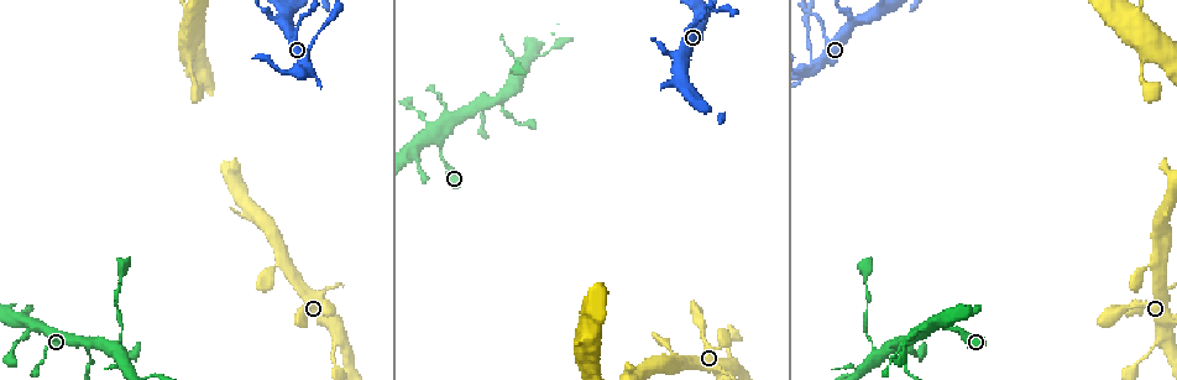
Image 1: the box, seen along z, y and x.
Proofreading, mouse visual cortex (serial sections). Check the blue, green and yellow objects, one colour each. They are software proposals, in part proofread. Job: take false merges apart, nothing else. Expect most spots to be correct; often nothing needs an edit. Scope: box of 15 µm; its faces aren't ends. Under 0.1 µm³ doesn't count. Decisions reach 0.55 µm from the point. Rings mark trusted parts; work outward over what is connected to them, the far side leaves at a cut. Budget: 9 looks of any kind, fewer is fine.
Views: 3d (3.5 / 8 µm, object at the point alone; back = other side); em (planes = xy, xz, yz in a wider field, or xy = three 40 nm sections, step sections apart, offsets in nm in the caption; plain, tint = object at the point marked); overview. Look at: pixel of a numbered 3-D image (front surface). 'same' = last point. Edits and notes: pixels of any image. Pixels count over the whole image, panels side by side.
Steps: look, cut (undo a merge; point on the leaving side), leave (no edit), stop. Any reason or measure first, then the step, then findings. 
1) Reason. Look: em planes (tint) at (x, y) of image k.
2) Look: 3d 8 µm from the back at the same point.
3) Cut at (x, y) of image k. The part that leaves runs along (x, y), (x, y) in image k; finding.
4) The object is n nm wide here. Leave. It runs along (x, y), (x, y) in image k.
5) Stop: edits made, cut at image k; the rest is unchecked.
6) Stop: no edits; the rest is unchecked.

Look: 3d 8 µm at (934, 326) of image 1.

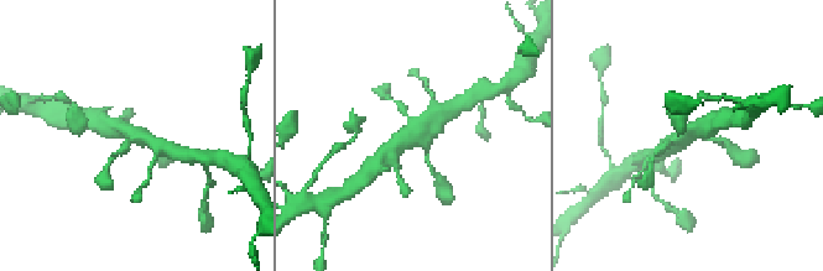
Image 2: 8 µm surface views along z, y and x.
Look: 3d 3.5 µm at (420, 136) of image 2.

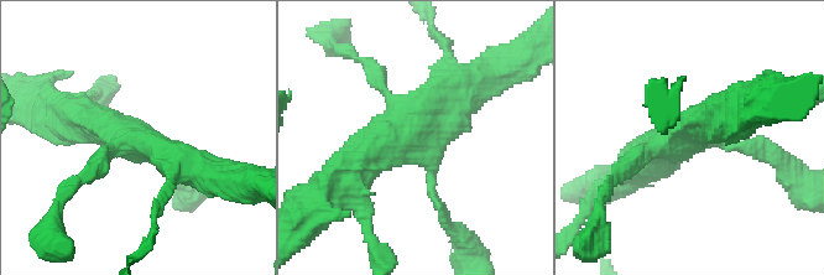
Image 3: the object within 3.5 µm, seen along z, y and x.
4 arms meet here; the arms are 150, 150, 450, 450 nm wide. Look: em xy step 3 (tint) at (417, 141) of image 3.

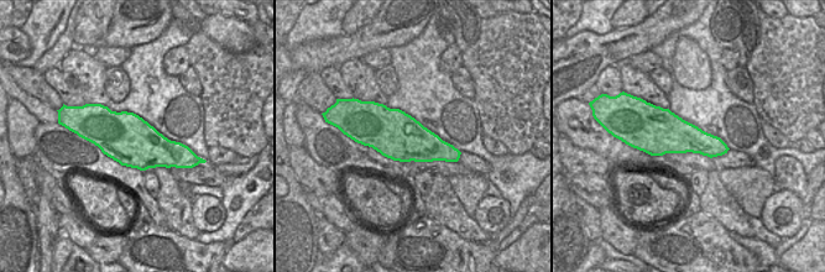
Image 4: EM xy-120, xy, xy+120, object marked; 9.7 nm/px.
Leave. It runs along (442, 209), (420, 128), (473, 83) in image 3; one cell here.

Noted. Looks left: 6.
Narrows sharply. Look: 3d 8 µm at (864, 330) of image 1.

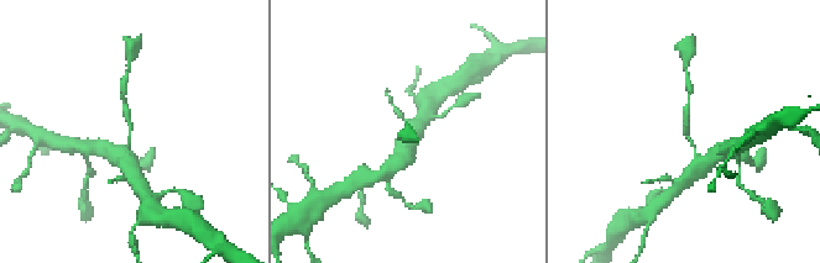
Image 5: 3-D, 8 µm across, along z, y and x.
The arms are 200, 200 nm wide. Look: em xy step 3 (tint) at (687, 130) of image 5.

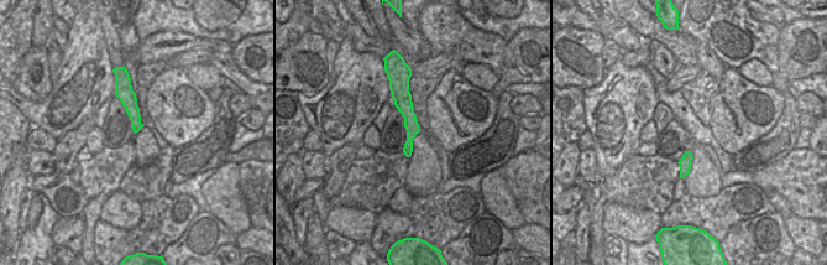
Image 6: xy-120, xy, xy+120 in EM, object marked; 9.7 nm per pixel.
The object is 150 nm wide here. Leave. It runs along (406, 77), (408, 152) in image 6; all the same cell.

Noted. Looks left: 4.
Abrupt turn. Look: 3d 3.5 µm at (814, 68) of image 1.

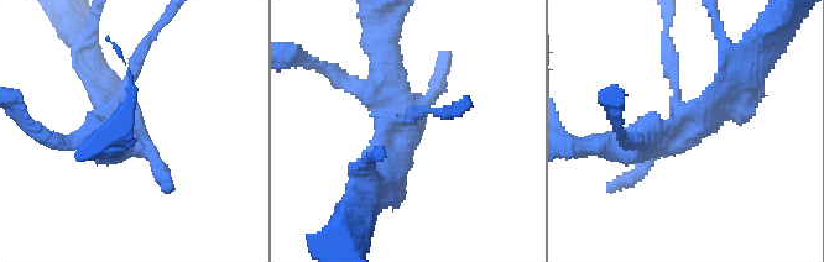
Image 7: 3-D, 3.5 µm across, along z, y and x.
Look: em xy step 3 (tint) at (689, 125) of image 7.

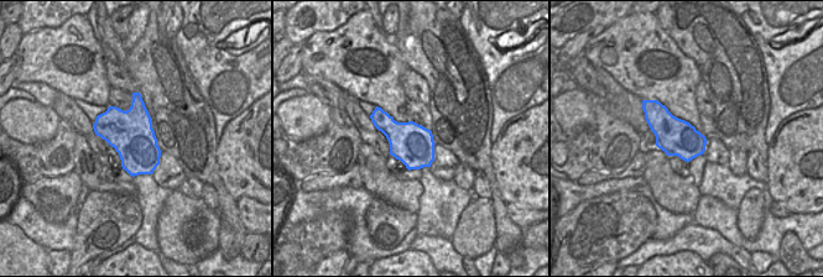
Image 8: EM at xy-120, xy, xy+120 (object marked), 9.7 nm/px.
Look: em xy step 1 (tint) at the same point.

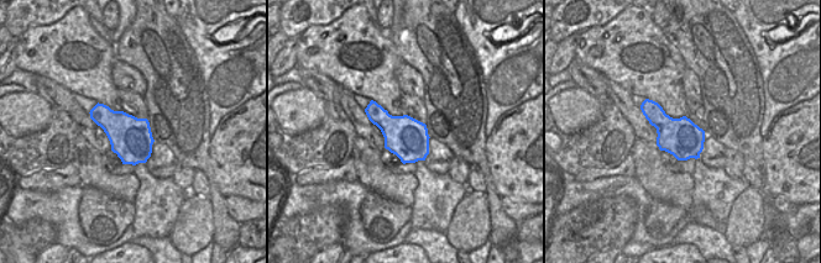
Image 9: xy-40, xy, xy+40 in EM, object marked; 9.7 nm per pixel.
Leave. It runs along (747, 74), (703, 124), (642, 142) in image 7; one cell here.

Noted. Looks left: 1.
Stop: no edits; the rest is unchecked.

